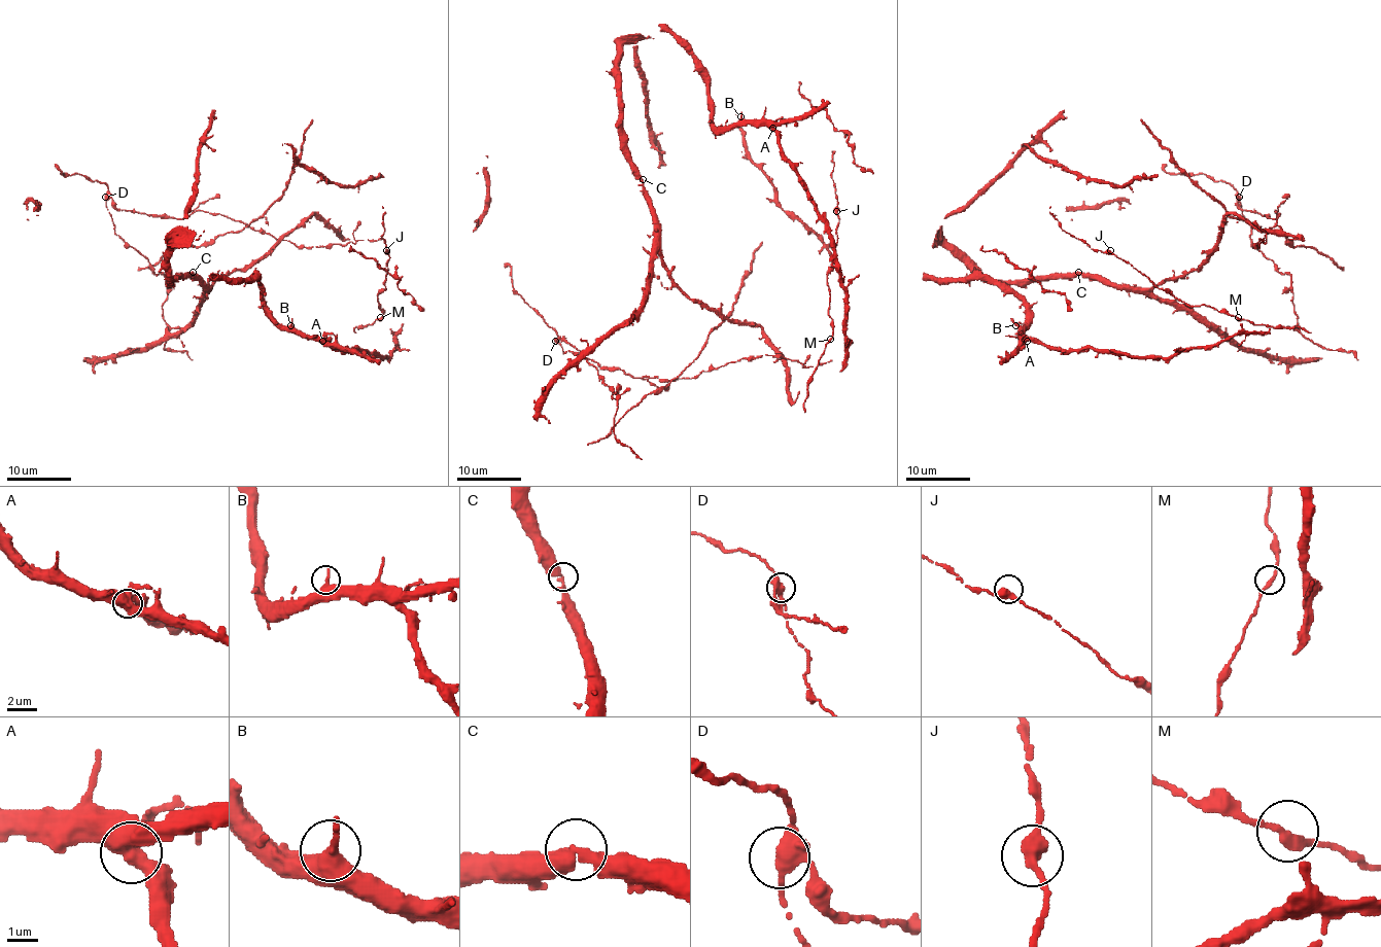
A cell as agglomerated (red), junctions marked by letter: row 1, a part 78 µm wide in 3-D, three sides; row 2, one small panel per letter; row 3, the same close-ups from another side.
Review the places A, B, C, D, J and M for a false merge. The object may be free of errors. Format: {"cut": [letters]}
{"cut": []}

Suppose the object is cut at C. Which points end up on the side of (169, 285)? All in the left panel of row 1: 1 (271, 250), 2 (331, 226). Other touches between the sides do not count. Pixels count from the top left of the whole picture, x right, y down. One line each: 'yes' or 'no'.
1: no
2: no

